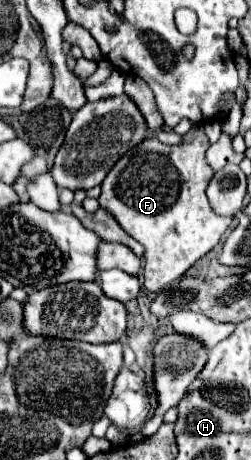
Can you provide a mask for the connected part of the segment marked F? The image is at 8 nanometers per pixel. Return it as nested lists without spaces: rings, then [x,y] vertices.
[[[194,125],[182,137],[180,145],[170,147],[156,139],[144,139],[122,155],[102,181],[100,207],[108,211],[130,237],[146,247],[144,287],[150,293],[180,279],[198,259],[214,249],[232,223],[232,217],[218,217],[210,211],[204,193],[210,175],[214,175],[204,157],[208,145],[200,125]]]

